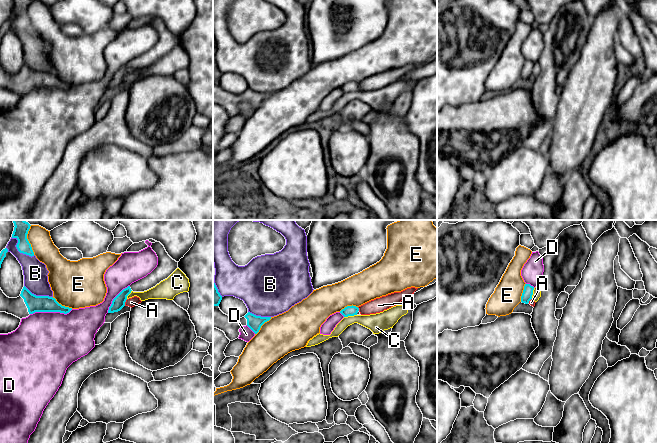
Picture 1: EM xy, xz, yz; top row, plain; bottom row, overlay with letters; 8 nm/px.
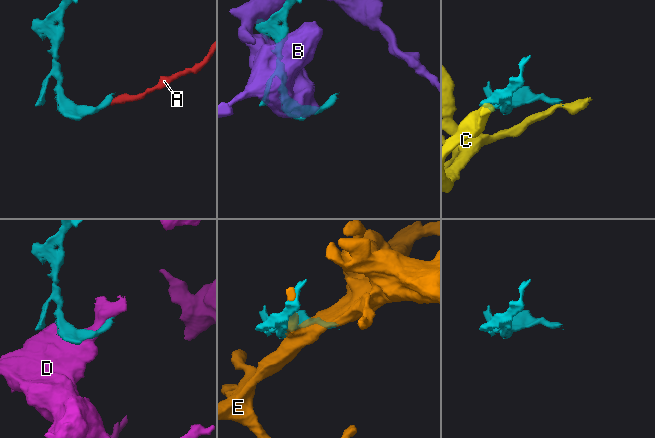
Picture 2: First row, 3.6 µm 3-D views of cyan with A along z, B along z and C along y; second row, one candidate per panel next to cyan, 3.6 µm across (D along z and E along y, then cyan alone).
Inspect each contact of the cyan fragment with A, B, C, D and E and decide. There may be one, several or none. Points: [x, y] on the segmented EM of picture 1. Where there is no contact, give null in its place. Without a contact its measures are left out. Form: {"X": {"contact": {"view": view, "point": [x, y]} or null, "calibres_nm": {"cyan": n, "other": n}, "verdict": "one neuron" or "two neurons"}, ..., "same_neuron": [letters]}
{"A": {"contact": {"view": "xy", "point": [125, 301]}, "calibres_nm": {"cyan": 100, "other": 80}, "verdict": "two neurons"}, "B": {"contact": {"view": "xy", "point": [18, 250]}, "calibres_nm": {"cyan": 120, "other": 190}, "verdict": "two neurons"}, "C": {"contact": {"view": "xz", "point": [350, 315]}, "calibres_nm": {"cyan": 80, "other": 150}, "verdict": "two neurons"}, "D": {"contact": {"view": "xy", "point": [51, 311]}, "calibres_nm": {"cyan": 130, "other": 500}, "verdict": "two neurons"}, "E": {"contact": {"view": "xy", "point": [27, 240]}, "calibres_nm": {"cyan": 120, "other": 180}, "verdict": "two neurons"}, "same_neuron": []}

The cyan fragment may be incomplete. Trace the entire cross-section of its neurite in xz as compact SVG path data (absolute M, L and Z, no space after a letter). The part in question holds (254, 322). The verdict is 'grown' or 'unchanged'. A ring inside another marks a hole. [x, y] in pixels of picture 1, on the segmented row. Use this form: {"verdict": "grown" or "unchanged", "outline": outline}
{"verdict": "grown", "outline": "M213 283L213 328L223 331L230 341L239 337L239 329L242 326L247 325L255 334L257 334L261 326L271 319L271 317L256 316L250 312L242 318L229 317L219 308L221 300L222 296L218 292L215 283Z"}

